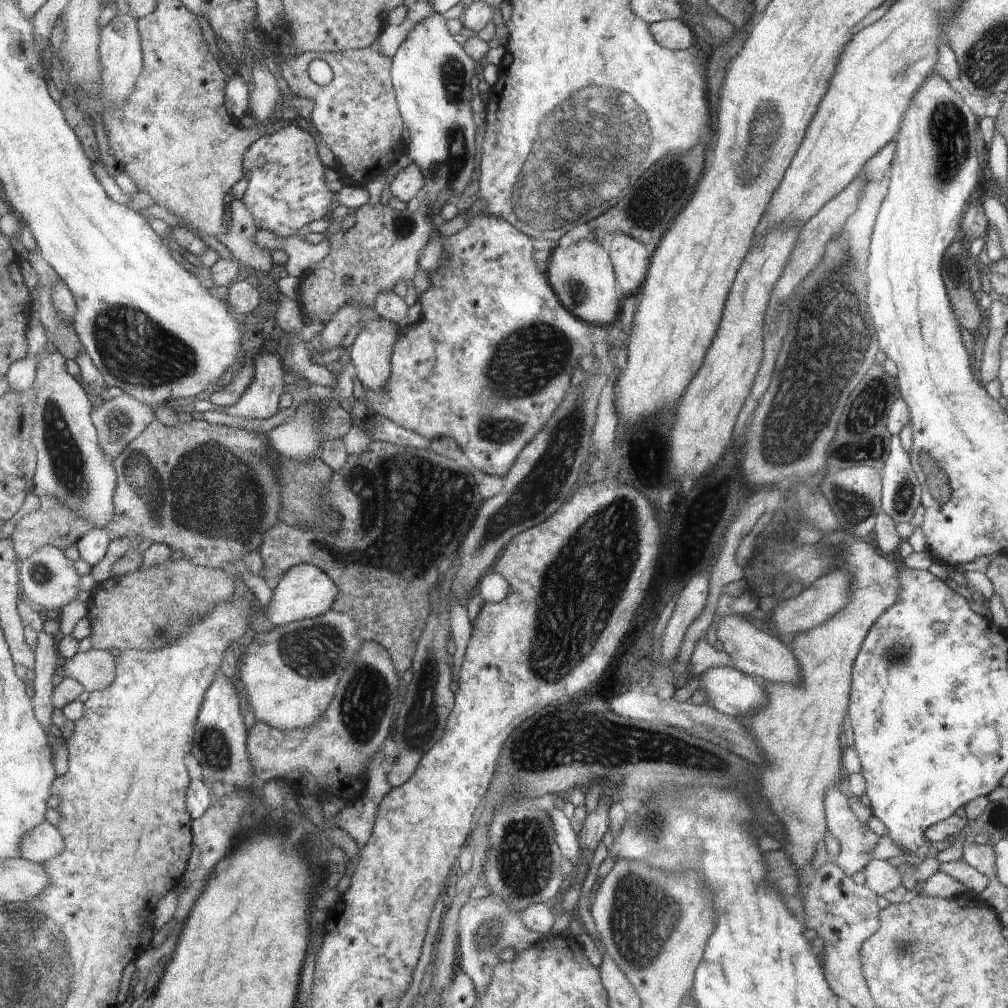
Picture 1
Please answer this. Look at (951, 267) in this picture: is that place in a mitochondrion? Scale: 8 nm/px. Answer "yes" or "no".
yes

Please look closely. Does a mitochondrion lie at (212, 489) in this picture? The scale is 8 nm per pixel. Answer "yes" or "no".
yes

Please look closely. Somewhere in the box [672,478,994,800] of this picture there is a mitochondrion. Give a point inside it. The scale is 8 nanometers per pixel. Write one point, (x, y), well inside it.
(898, 653)

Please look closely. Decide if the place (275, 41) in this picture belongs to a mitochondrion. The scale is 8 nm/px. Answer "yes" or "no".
no

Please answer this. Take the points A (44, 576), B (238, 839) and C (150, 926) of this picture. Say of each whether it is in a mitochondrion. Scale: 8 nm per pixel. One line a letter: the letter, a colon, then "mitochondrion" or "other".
A: mitochondrion
B: other
C: other

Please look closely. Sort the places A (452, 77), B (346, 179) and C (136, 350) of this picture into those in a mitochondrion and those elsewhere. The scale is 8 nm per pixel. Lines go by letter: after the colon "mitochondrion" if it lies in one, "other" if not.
A: mitochondrion
B: other
C: mitochondrion

